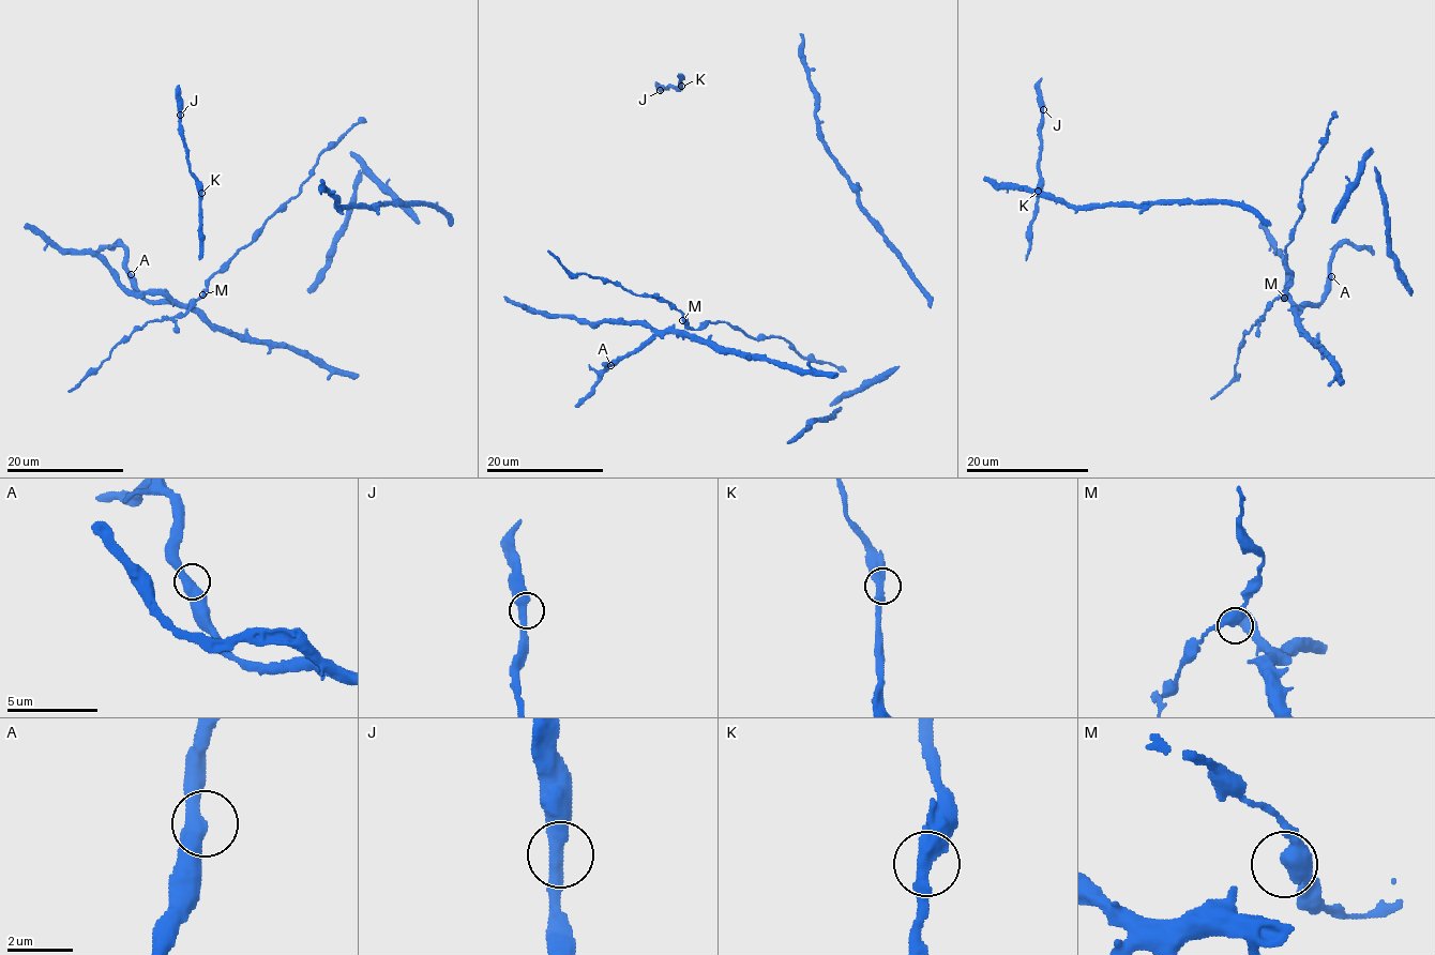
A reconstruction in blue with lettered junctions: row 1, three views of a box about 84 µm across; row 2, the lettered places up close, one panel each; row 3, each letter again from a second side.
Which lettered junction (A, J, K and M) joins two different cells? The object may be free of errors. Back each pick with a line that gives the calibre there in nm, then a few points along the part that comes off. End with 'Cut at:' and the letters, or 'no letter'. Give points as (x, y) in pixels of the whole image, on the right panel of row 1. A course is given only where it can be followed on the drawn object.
Cut at: no letter

